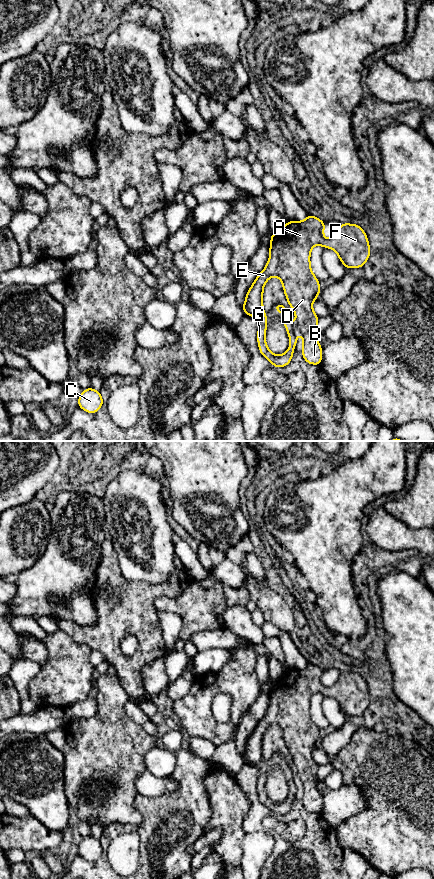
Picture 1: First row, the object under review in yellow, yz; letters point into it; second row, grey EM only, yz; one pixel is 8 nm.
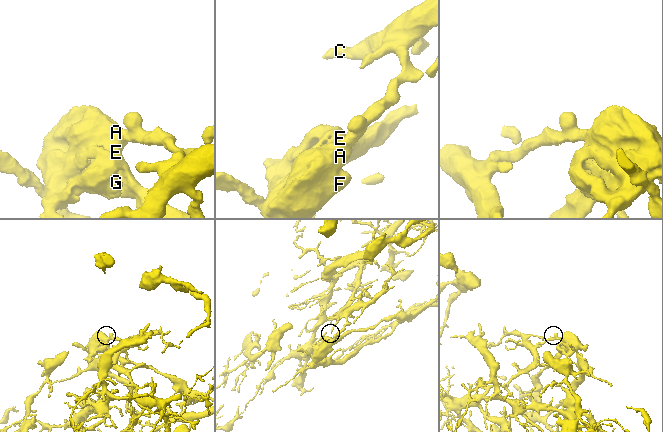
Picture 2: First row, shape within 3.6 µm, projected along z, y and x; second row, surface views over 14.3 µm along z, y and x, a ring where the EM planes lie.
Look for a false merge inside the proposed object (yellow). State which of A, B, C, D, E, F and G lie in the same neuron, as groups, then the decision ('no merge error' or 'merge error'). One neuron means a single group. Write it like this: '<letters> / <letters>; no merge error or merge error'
A B D E F G / C; merge error

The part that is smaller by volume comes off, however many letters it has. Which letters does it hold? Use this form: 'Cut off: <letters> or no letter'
Cut off: A, B, D, E, F, G

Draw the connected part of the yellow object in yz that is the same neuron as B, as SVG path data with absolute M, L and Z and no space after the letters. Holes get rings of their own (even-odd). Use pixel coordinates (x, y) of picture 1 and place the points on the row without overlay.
M308 663L301 670L289 668L276 680L275 687L269 693L268 711L246 742L242 757L245 762L258 768L257 789L260 802L275 816L290 811L297 791L297 781L304 786L304 808L314 813L320 813L322 810L322 795L316 787L319 765L312 756L321 735L310 714L312 695L321 693L333 697L346 716L361 716L370 704L368 686L359 673L342 671L331 687L324 686L325 673L312 663ZM272 724L277 724L282 729L285 744L293 755L297 768L295 773L289 768L283 752L273 755L273 758L282 761L289 783L289 797L283 803L273 802L265 789L268 767L263 759L263 736Z

